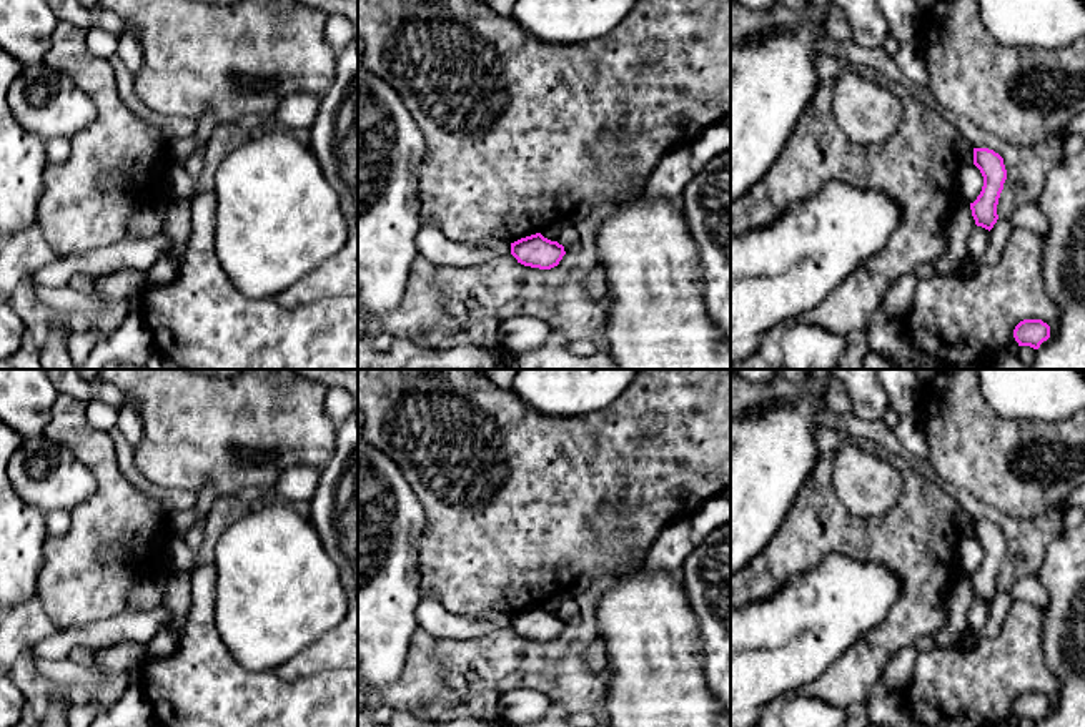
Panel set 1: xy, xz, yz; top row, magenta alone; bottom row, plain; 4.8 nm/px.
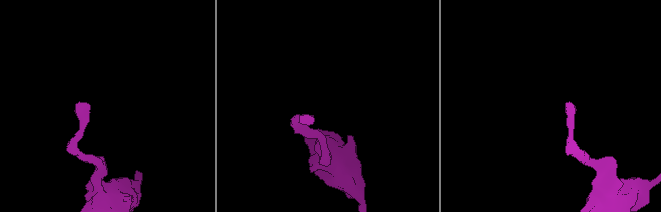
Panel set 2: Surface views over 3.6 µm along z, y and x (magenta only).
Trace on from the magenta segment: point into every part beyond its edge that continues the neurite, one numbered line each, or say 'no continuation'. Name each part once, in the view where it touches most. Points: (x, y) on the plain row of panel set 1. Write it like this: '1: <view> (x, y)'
no continuation

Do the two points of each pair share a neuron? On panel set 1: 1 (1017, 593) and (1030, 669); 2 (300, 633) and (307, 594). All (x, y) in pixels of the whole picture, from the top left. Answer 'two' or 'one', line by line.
1: two
2: one

